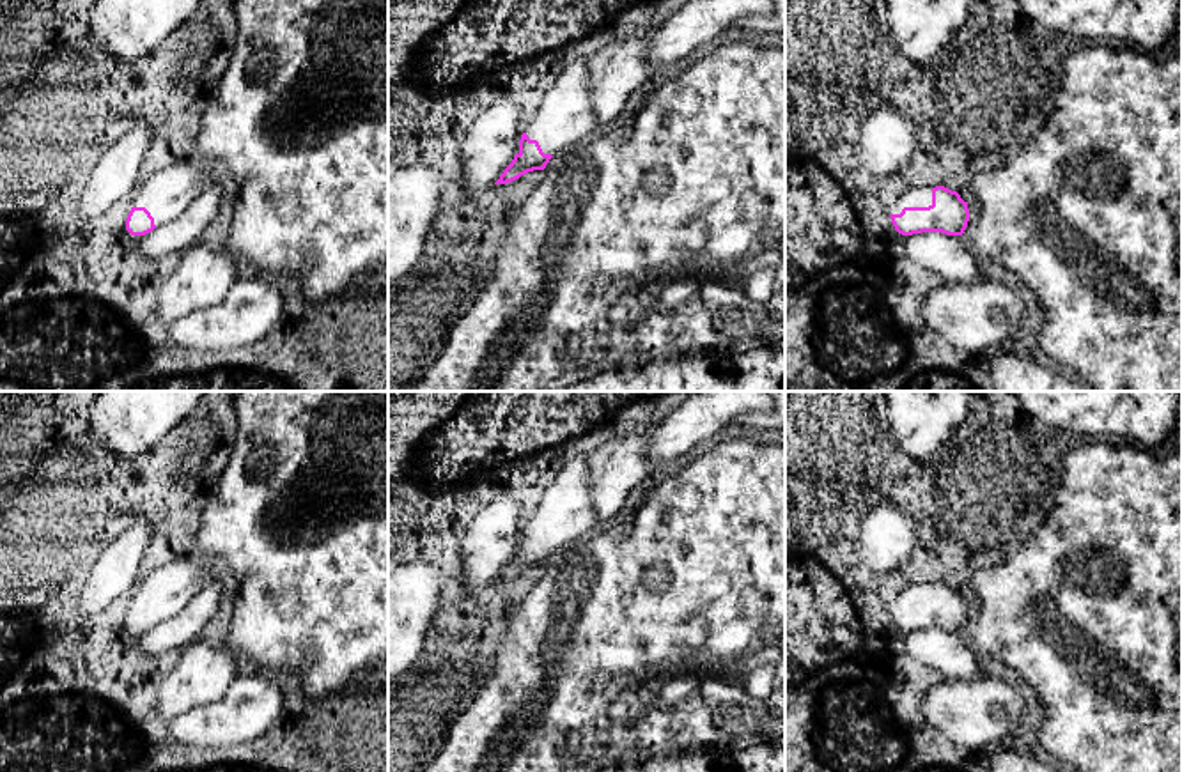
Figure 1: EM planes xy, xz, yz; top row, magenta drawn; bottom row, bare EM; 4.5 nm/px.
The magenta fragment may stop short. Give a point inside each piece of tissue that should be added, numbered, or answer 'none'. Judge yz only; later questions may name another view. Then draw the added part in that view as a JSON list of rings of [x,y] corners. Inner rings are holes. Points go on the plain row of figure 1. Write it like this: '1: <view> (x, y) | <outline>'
1: yz (920, 592) | [[[914,581],[902,586],[897,597],[888,604],[888,611],[900,611],[904,604],[932,602],[932,583]]]

